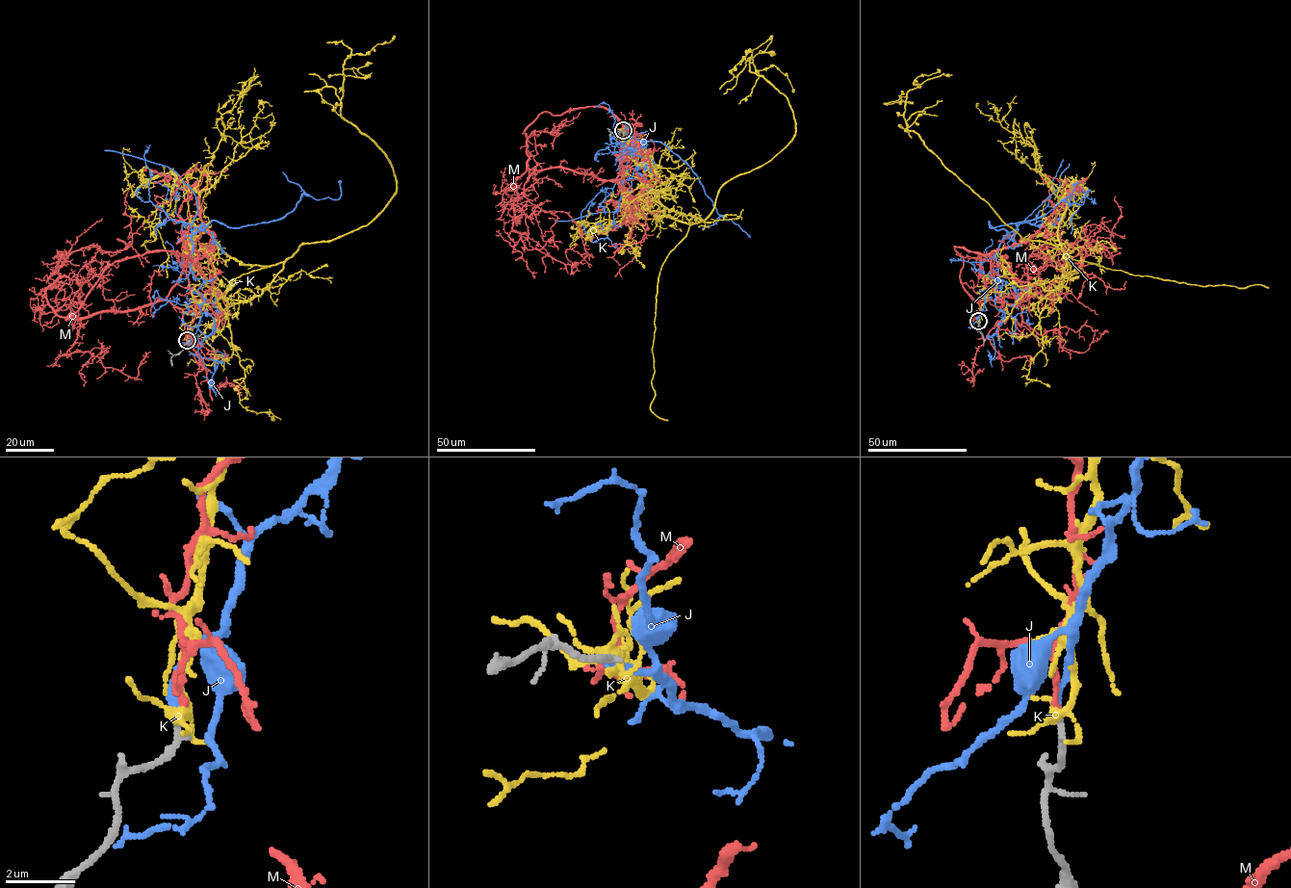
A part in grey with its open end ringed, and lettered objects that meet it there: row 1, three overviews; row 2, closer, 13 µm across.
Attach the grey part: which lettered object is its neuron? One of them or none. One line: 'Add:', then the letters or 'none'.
Add: J

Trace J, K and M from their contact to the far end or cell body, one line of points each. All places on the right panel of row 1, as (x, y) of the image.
J: (979, 321), (1008, 234), (989, 222), (1042, 217), (1062, 200), (1082, 204), (1082, 189)
K: (978, 321), (985, 298), (1010, 282), (1057, 288), (1069, 255), (1024, 239), (908, 128), (914, 81), (941, 70)
M: (979, 321), (992, 289), (1028, 288), (1021, 302), (1043, 268), (1112, 248), (1115, 196)

